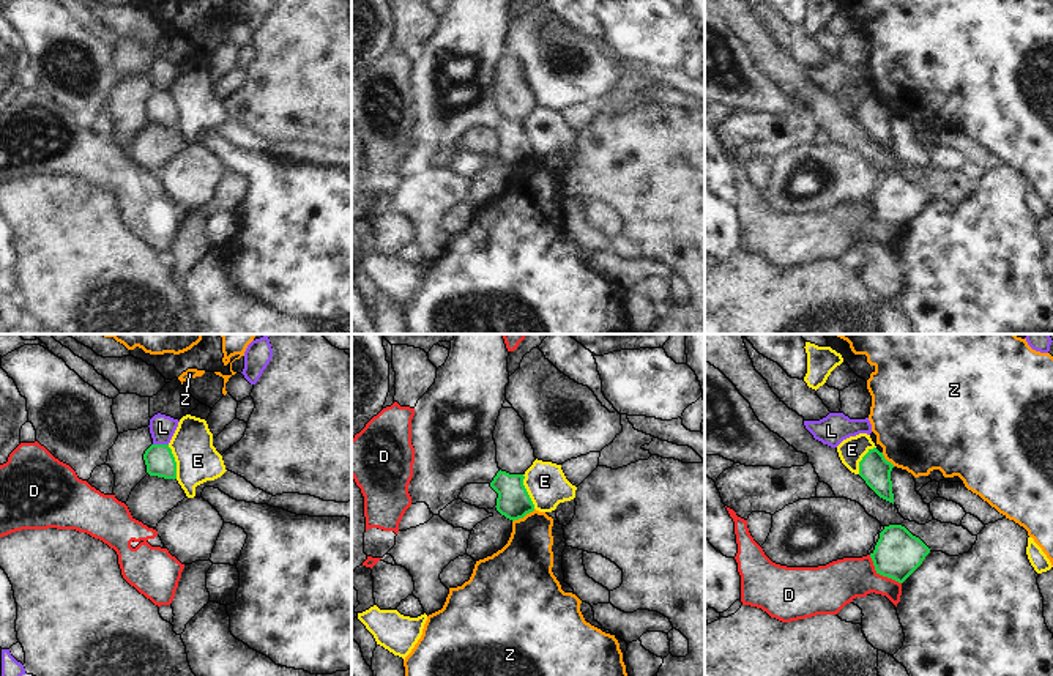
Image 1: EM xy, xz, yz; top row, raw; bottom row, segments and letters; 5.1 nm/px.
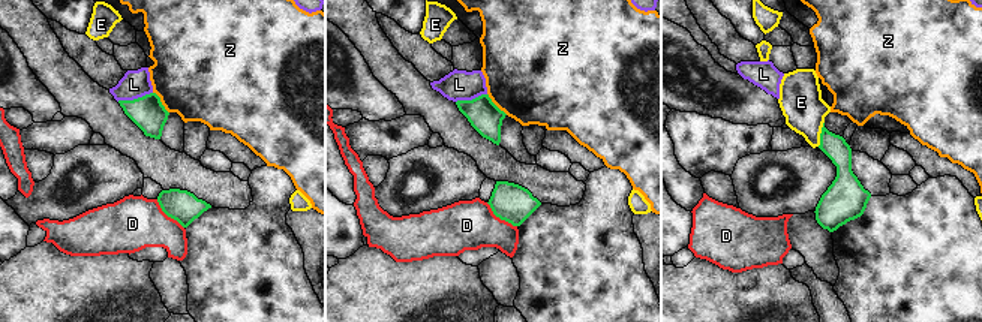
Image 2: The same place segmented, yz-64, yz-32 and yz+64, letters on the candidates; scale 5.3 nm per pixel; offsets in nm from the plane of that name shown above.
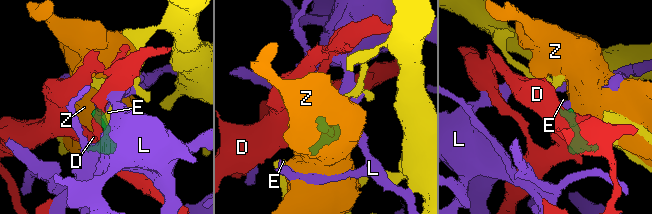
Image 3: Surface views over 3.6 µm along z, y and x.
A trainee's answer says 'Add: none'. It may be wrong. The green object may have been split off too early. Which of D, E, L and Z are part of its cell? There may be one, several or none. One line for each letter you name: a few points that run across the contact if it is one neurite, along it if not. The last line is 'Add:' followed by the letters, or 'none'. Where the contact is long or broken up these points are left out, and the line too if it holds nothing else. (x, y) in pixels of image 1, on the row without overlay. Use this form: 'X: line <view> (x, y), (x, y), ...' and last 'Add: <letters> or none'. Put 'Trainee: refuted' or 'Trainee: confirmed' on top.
Trainee: confirmed
Add: none

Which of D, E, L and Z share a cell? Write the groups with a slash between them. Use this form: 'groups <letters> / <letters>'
groups D / E / L / Z

